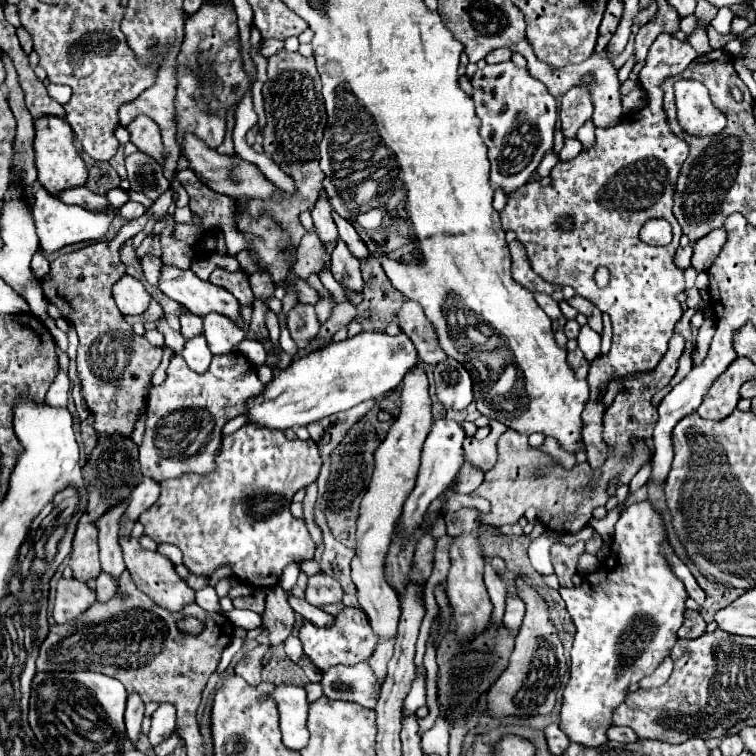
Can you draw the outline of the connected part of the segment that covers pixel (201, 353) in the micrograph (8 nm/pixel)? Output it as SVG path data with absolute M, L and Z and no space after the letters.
M203 334L187 340L181 356L185 358L187 366L191 370L195 370L195 372L205 372L209 368L209 364L211 364L211 358L213 358L213 354L211 354L211 350L209 350Z

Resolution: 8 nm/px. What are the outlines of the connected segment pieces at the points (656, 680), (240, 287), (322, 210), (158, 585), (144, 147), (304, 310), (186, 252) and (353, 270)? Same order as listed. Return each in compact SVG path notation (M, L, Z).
M665 658L665 660L661 662L661 666L659 666L651 676L645 676L645 678L639 682L639 686L641 686L641 688L657 688L657 686L663 686L663 684L669 680L671 670L673 670L673 660L671 660L671 658Z
M217 268L211 274L211 284L225 288L227 292L235 294L239 304L253 304L253 292L249 286L249 280L243 276L243 272L227 272L223 268Z
M319 198L319 204L315 204L315 208L311 210L311 216L313 216L313 224L315 224L315 232L319 236L319 240L323 244L327 242L335 242L339 236L337 236L337 226L331 218L331 204L327 198Z
M121 536L119 540L121 548L123 548L123 560L127 570L131 572L133 582L139 586L141 592L145 592L155 604L159 604L161 608L167 608L171 612L179 612L179 608L183 608L185 604L195 602L195 590L191 590L175 572L173 564L169 558L161 556L159 552L147 552L141 548L137 538L131 536Z
M137 116L129 122L127 130L131 132L131 142L145 154L153 156L159 164L163 164L163 144L159 126L149 116Z
M297 304L287 318L287 326L291 332L291 338L297 344L297 354L295 358L305 356L307 344L313 340L313 336L318 334L320 323L317 319L315 308L310 304Z
M173 224L161 230L159 240L161 240L161 250L163 250L163 254L161 254L163 264L175 264L177 268L191 266L191 260L195 258L195 250L193 250L193 246L173 238Z
M337 240L337 246L331 254L331 274L335 280L347 284L355 292L361 292L363 278L359 272L359 260L347 250L347 244L343 244L343 240Z

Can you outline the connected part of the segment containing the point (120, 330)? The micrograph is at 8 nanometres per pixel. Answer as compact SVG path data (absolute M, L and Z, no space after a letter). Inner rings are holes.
M169 188L166 192L147 209L145 216L141 216L133 222L127 222L111 242L97 242L97 244L91 244L91 246L81 248L81 250L71 252L71 254L63 254L57 260L53 260L51 262L51 272L41 280L41 288L47 296L47 300L61 310L63 318L67 322L71 322L75 326L77 334L79 334L77 372L79 372L81 386L83 386L83 398L87 402L89 412L95 416L95 430L97 430L99 436L119 434L119 436L131 438L137 418L147 412L147 390L151 386L151 376L161 362L161 352L163 350L151 346L143 336L137 336L133 332L133 328L125 322L123 314L117 310L111 288L125 274L125 264L119 260L119 248L123 246L125 240L133 238L137 232L143 230L143 226L147 224L150 216L160 221L163 216L167 215L167 210L174 201L175 191Z

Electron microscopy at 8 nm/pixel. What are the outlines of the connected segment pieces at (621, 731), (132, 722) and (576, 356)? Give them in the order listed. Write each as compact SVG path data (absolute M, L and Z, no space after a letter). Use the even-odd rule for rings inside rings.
M611 726L607 730L609 740L617 740L617 742L635 742L637 736L635 732L631 732L631 728L621 728L621 726Z
M129 694L127 698L127 710L125 710L125 726L127 726L127 738L137 744L141 736L141 720L143 720L145 704L139 700L139 696Z
M579 348L573 350L573 352L569 352L567 362L571 362L571 368L575 370L575 374L577 374L579 378L585 378L585 376L587 376L587 372L589 372L589 362L587 362L587 358L583 356L583 352L581 352Z

